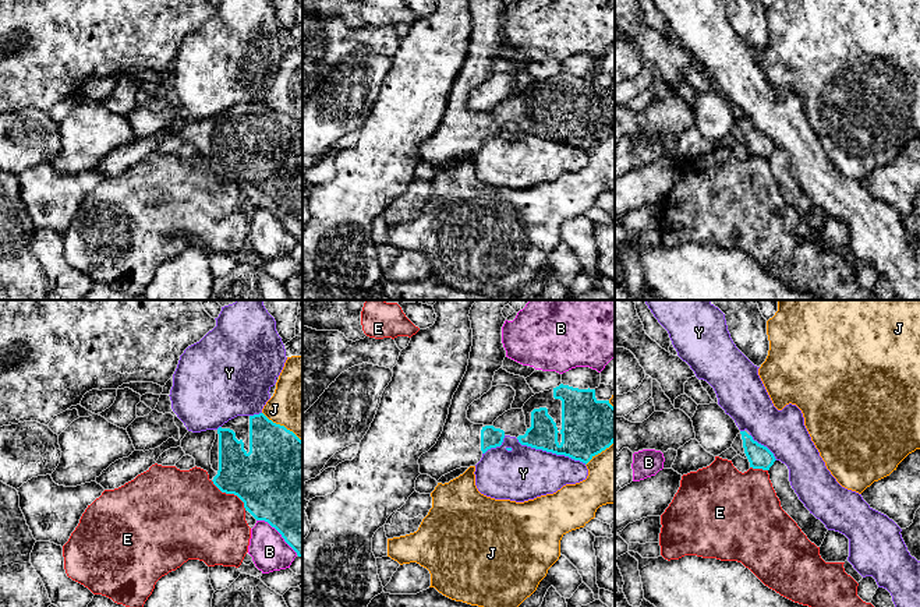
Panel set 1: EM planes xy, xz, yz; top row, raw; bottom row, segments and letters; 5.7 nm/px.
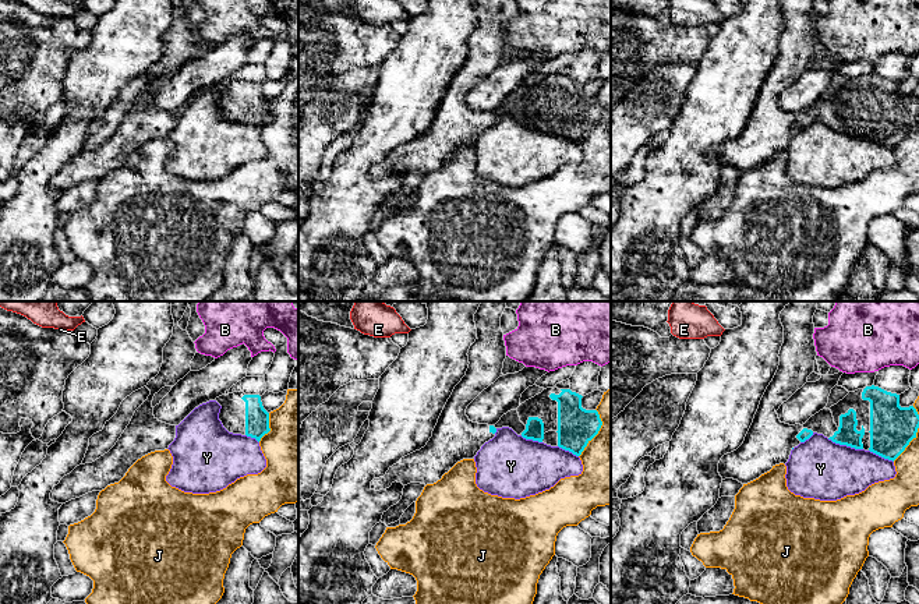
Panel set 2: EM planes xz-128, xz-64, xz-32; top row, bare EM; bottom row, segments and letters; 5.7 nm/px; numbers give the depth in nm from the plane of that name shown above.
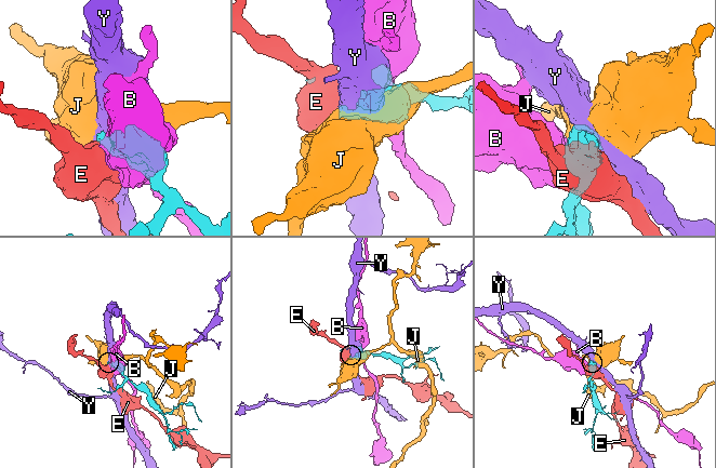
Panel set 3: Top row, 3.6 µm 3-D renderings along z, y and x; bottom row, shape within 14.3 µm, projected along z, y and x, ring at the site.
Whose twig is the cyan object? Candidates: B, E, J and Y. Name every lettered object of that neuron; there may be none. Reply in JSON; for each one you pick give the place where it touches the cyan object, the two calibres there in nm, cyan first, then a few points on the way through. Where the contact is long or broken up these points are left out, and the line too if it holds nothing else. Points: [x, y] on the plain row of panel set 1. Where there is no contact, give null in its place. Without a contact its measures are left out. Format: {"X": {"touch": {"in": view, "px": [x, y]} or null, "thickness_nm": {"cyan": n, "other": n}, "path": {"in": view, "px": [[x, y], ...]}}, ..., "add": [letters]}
{"add": []}

